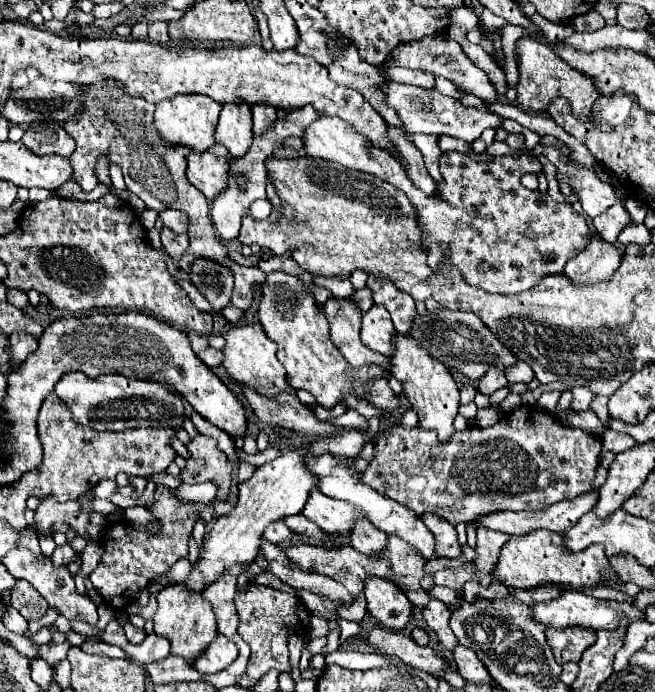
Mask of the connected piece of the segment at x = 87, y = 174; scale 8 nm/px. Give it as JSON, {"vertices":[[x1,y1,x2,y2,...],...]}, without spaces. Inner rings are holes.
{"vertices":[[108,80,108,84,76,84,76,88,84,88,88,92,88,102,84,104,84,116,86,120,80,120,80,112,72,116,72,120,64,120,66,132,76,140,76,150,68,158,72,164,72,180,84,190,90,192,98,184,94,176,94,164,96,158,106,154,110,162,116,162,122,166,126,186,132,194,136,194,144,204,156,212,162,212,166,208,178,208,186,212,188,216,188,240,190,246,180,260,182,270,188,270,186,262,192,262,196,258,206,258,212,262,222,262,224,266,230,262,226,256,226,246,222,240,216,238,216,230,210,220,210,210,206,196,194,188,186,180,186,162,190,148,176,146,168,148,164,140,160,140,160,134,156,132,152,124,152,116,156,110,156,104,144,100,142,96,132,96,126,92,124,84,116,84,116,80],[120,120,120,124,116,124],[136,144,136,146,134,146]]}

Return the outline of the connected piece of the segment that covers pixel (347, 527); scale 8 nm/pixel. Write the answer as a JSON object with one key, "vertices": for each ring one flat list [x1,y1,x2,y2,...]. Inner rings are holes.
{"vertices":[[320,490,310,492,302,514,332,536,350,536,354,522,358,518,366,518,364,512,360,512,360,508,356,508,354,504,328,498]]}

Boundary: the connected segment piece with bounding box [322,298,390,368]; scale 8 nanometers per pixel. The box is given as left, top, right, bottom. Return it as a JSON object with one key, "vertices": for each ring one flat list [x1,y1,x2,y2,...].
{"vertices":[[330,298,324,306,324,314,330,322,330,338,340,348,350,366,380,364,390,368,390,360,378,352,366,348,360,340,360,318,362,312,352,300]]}

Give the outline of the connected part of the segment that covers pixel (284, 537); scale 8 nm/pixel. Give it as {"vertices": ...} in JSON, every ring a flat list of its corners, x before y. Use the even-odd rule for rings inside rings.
{"vertices":[[278,522,270,524,264,532,264,538,270,540,272,544,290,544,290,542,294,542,294,536,296,534,286,524,278,524]]}

